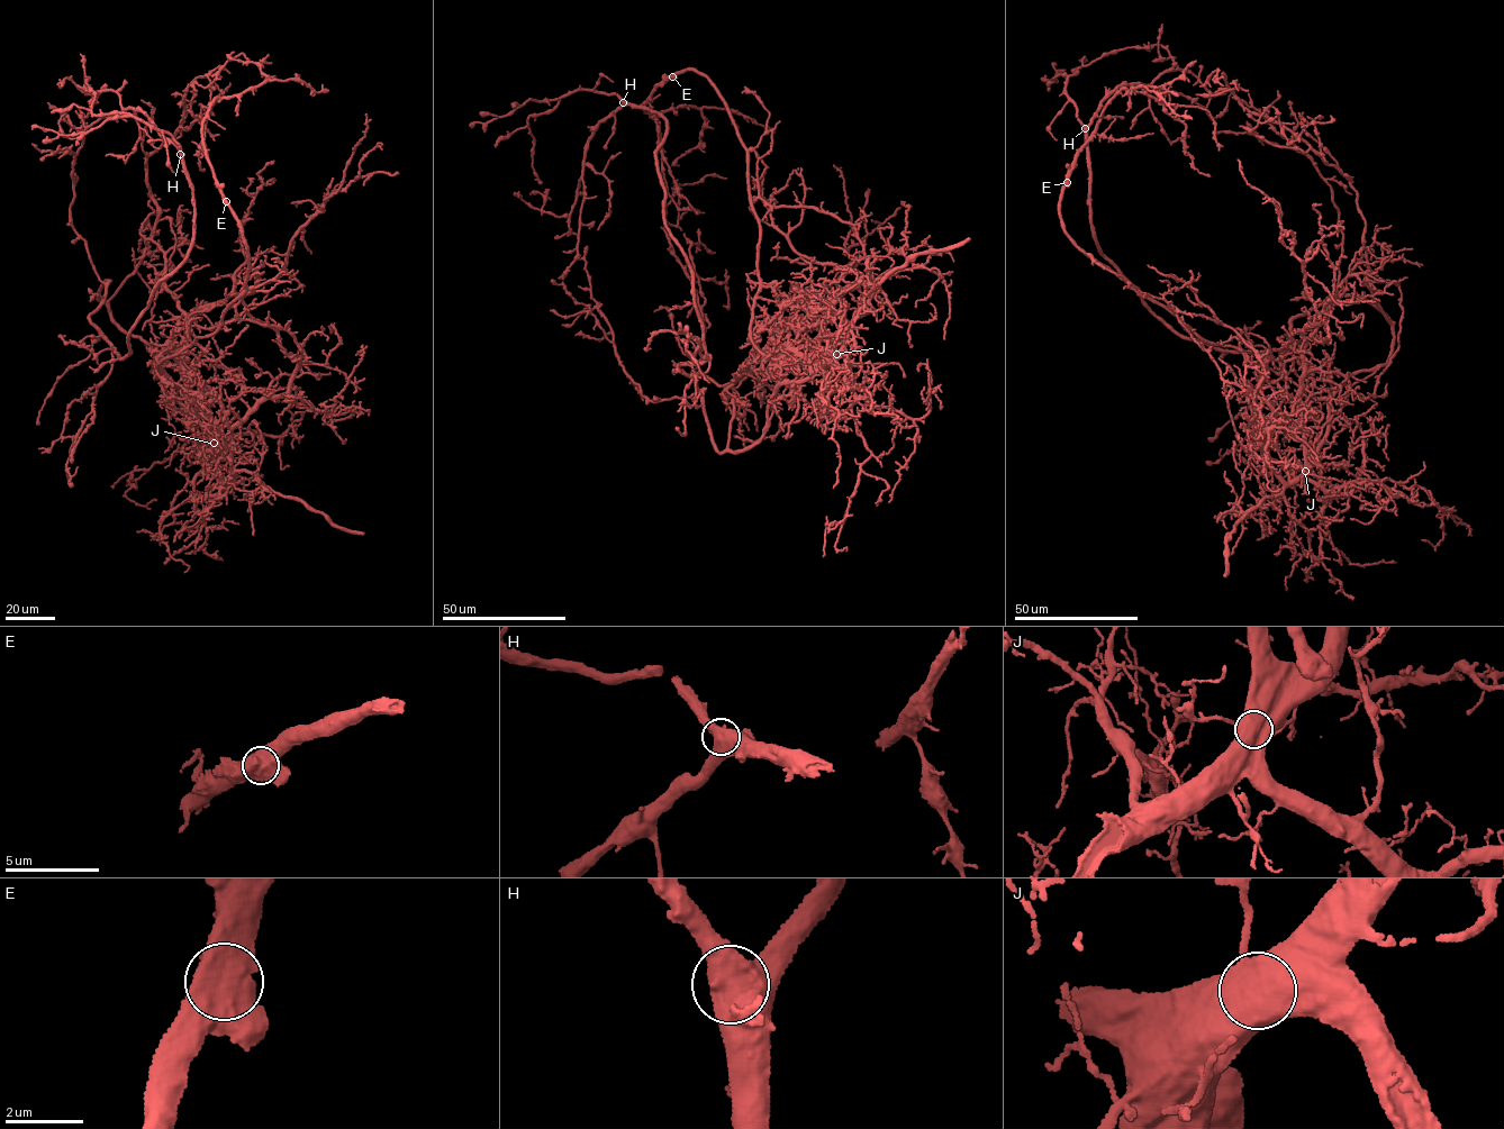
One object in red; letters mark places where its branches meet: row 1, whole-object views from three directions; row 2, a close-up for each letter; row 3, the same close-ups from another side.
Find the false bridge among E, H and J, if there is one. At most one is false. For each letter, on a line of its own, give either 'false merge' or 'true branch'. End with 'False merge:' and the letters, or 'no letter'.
E: true branch
H: true branch
J: true branch
False merge: no letter

